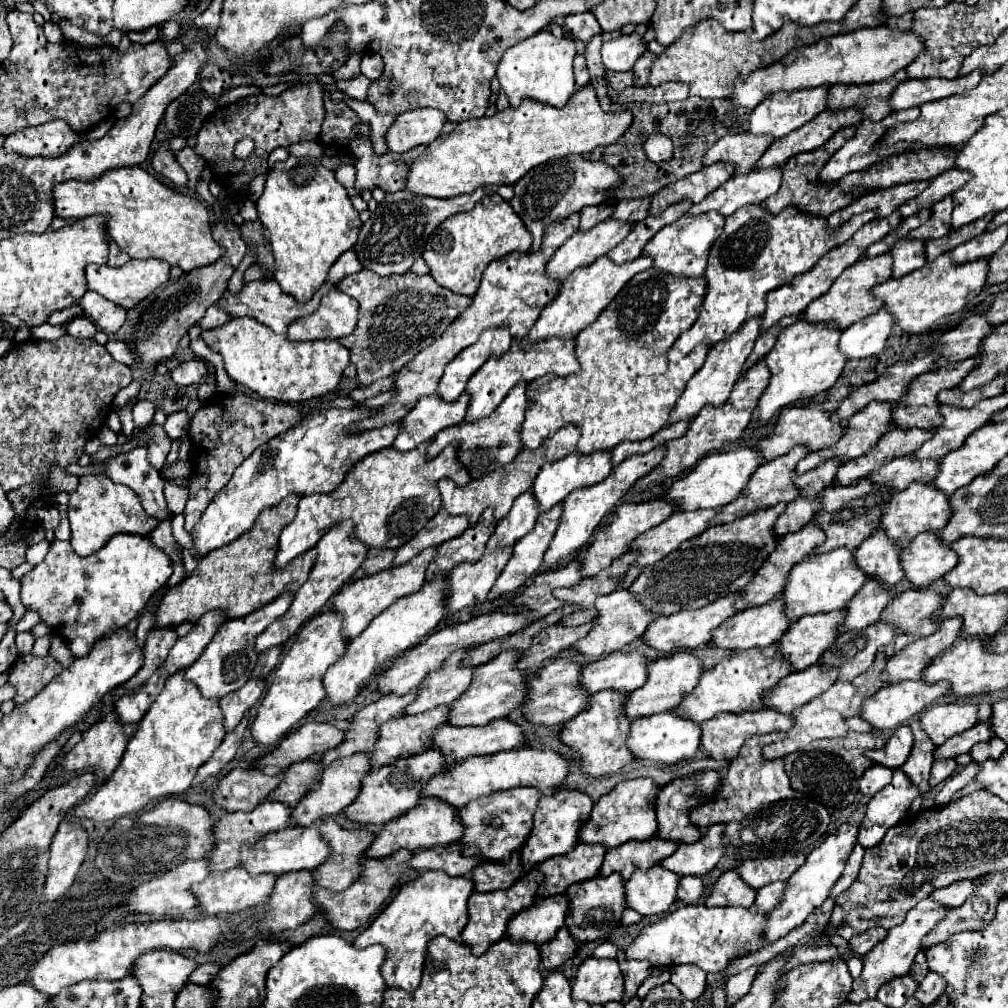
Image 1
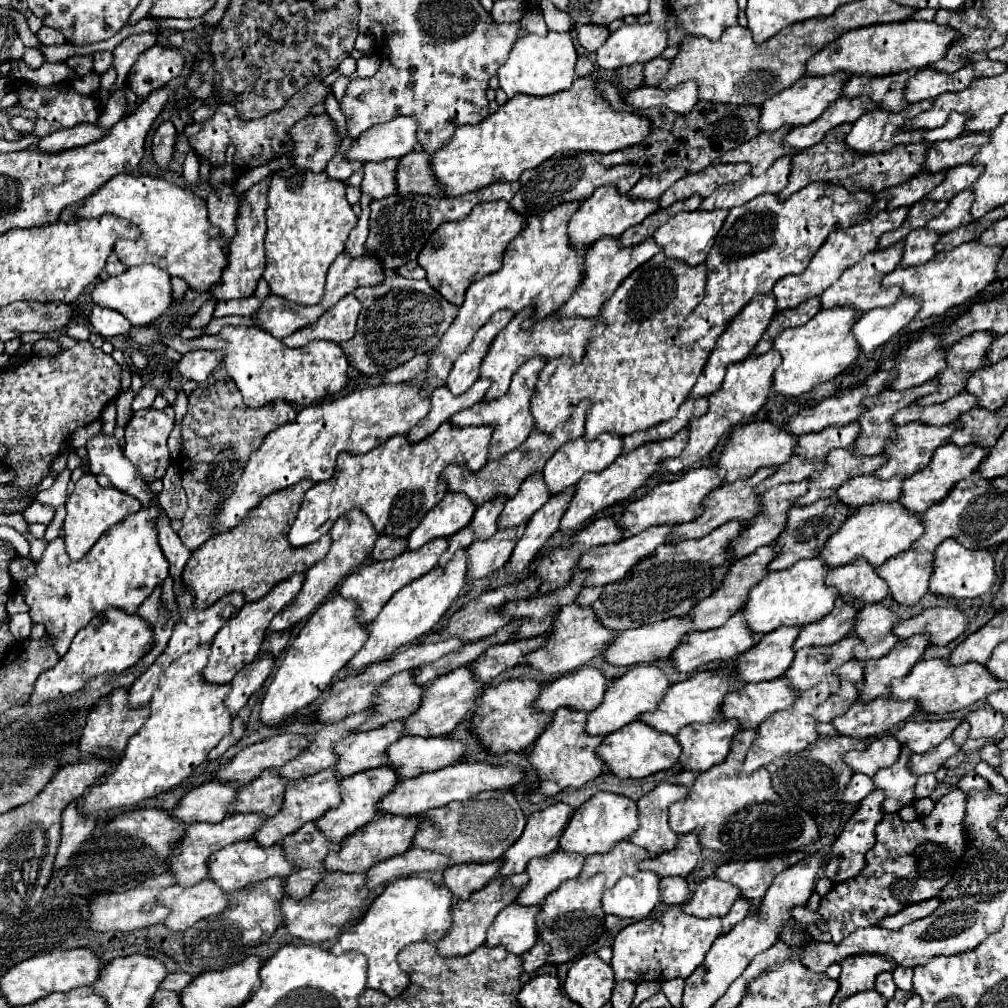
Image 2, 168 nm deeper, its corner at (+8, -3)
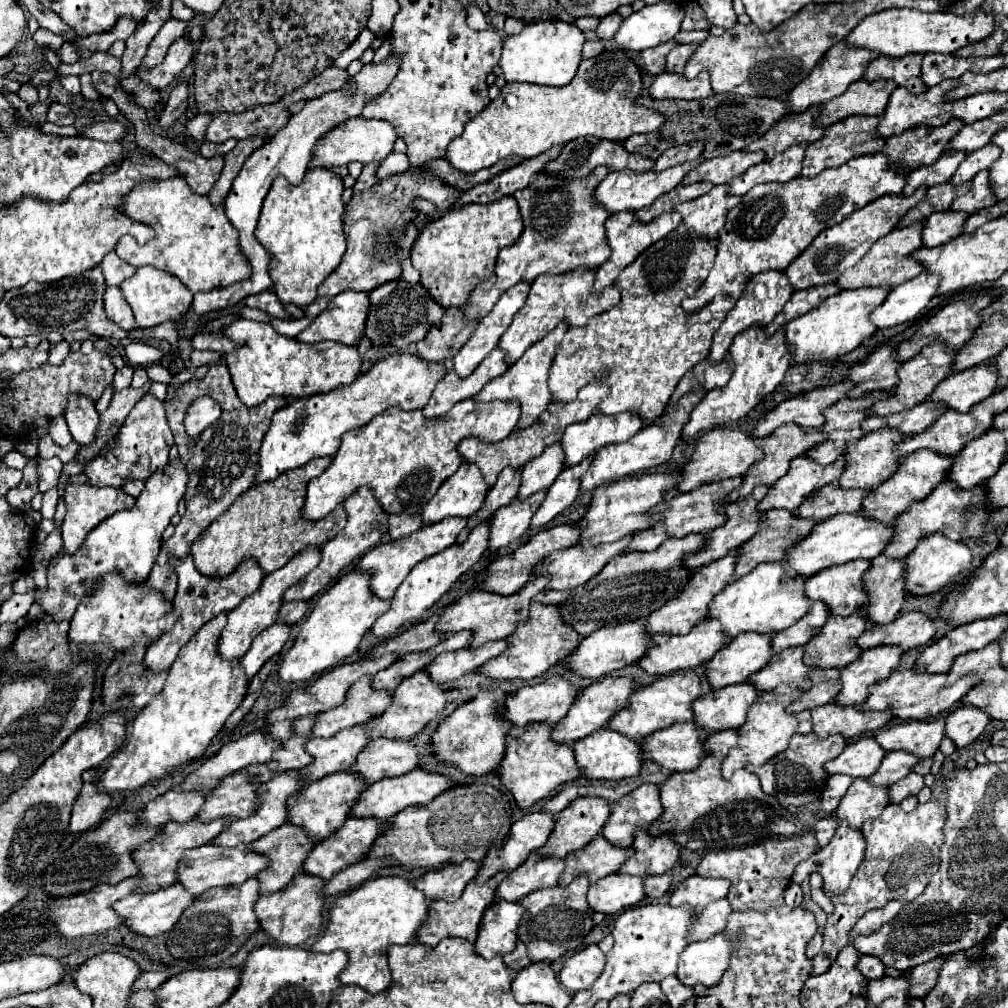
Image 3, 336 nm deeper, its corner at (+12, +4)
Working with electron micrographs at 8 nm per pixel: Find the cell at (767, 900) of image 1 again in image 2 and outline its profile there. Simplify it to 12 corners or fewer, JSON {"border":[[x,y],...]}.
{"border":[[744,897],[734,901],[722,917],[722,935],[748,915],[750,901]]}

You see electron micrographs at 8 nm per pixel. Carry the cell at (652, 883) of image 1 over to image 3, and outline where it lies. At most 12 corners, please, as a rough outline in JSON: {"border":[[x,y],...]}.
{"border":[[610,874],[588,890],[596,912],[616,914],[644,898],[644,880]]}

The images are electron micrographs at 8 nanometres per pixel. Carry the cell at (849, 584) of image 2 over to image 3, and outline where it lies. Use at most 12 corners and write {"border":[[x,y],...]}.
{"border":[[868,560],[824,568],[806,594],[848,616],[868,602]]}

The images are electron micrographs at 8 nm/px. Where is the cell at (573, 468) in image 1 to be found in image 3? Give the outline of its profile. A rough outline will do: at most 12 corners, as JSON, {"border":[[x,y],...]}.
{"border":[[632,414],[570,424],[560,440],[564,466],[630,440],[644,422]]}

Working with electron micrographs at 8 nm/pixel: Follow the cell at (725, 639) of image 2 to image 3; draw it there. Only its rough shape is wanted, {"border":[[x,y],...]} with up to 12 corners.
{"border":[[718,620],[688,634],[654,634],[638,662],[648,674],[672,674],[708,662],[730,638]]}

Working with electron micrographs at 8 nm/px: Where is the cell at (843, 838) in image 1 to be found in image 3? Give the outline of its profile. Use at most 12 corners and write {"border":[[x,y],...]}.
{"border":[[722,932],[690,942],[678,980],[716,986],[736,942]]}

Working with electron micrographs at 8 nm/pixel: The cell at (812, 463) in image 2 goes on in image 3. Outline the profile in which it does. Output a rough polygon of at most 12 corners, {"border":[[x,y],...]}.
{"border":[[780,426],[764,442],[764,458],[750,466],[740,490],[746,498],[758,484],[772,486],[790,460],[826,440],[820,430]]}

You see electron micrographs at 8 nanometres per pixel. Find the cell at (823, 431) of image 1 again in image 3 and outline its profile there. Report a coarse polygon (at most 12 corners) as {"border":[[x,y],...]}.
{"border":[[738,428],[706,432],[682,492],[742,476],[764,456]]}

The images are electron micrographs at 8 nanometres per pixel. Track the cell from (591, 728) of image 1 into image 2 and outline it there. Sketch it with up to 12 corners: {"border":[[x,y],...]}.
{"border":[[558,709],[526,751],[542,803],[606,771],[588,713]]}

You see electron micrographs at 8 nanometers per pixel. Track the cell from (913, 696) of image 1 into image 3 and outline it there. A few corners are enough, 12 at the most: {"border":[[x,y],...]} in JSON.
{"border":[[840,706],[812,710],[818,736],[858,738],[892,720],[882,712]]}

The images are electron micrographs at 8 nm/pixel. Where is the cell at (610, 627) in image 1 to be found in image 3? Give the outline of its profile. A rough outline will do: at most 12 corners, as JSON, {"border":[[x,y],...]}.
{"border":[[532,602],[508,650],[480,672],[496,680],[542,676],[582,636],[558,604]]}

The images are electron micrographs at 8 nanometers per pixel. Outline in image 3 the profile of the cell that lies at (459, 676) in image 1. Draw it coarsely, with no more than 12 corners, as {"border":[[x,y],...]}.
{"border":[[370,678],[348,690],[342,706],[318,716],[312,736],[332,736],[380,716],[388,690]]}

